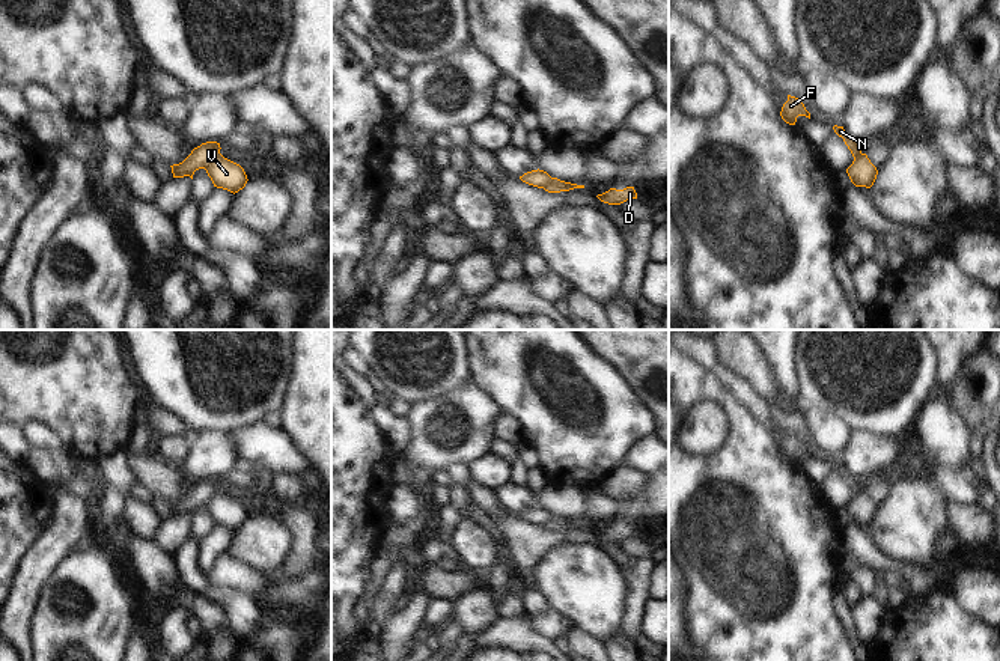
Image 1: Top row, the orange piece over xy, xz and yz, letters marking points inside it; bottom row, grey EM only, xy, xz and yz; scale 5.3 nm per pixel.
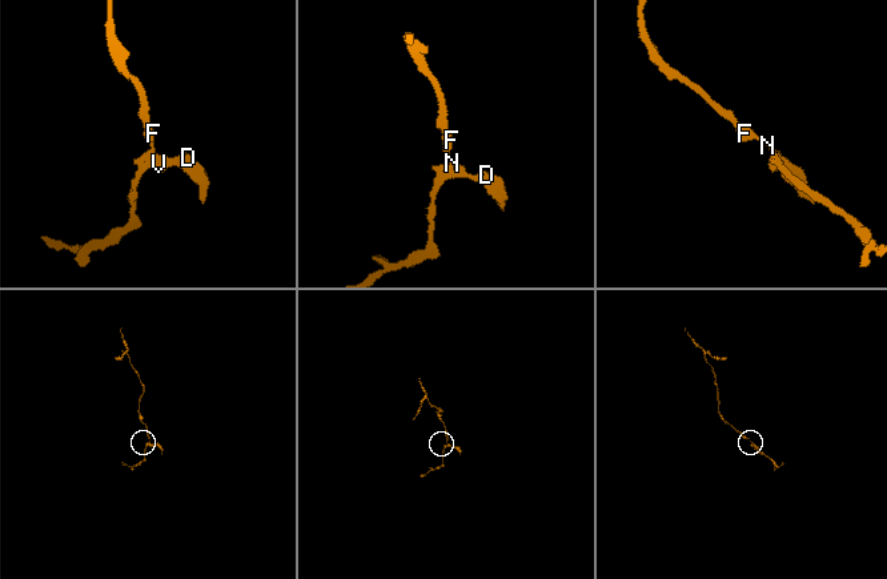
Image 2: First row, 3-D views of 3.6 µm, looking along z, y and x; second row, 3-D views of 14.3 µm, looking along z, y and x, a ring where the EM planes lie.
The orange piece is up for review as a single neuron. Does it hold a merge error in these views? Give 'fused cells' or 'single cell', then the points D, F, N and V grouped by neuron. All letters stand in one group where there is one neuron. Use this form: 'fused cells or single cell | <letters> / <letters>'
fused cells | D V / F N

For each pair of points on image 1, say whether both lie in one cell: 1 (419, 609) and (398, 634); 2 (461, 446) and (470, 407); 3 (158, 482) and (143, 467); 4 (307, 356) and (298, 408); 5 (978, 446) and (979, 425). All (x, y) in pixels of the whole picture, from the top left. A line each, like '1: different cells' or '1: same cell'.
1: same cell
2: same cell
3: same cell
4: same cell
5: different cells

